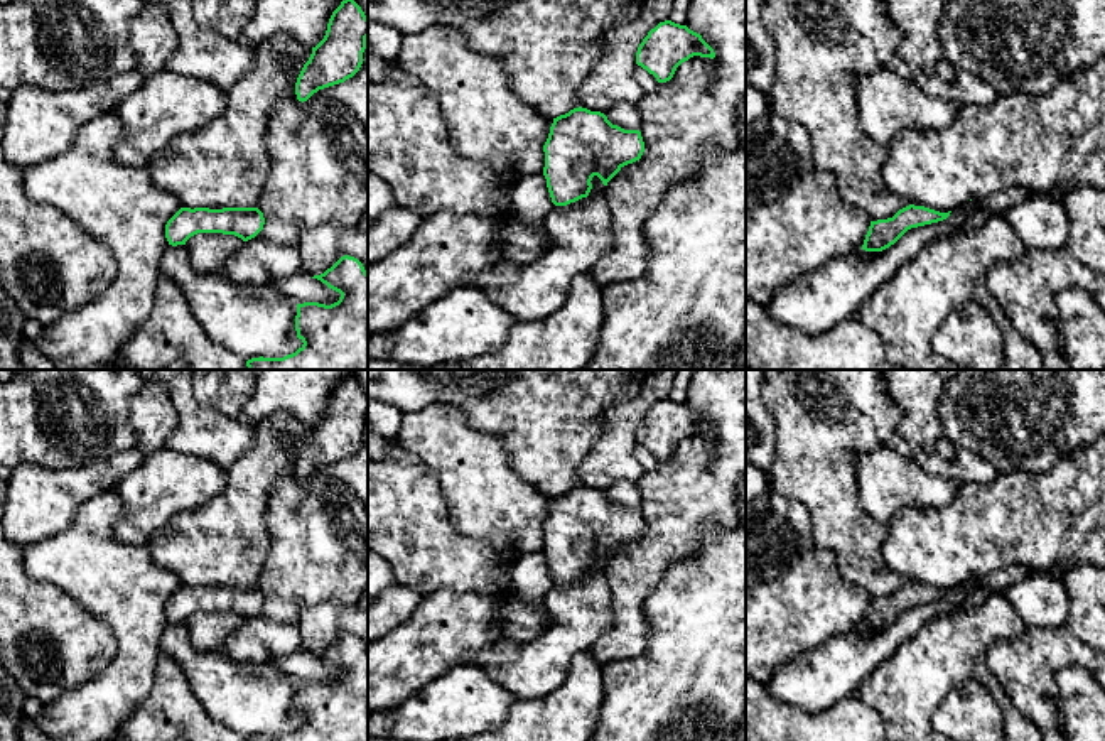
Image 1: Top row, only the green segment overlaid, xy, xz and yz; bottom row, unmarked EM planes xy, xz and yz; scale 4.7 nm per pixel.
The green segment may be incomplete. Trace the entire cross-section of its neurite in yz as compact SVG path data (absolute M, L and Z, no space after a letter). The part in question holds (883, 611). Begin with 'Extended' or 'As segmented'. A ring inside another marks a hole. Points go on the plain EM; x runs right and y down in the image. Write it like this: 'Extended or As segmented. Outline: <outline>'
As segmented. Outline: M909 582L892 596L871 599L862 628L882 630L894 623L908 608L943 599L950 594L924 584Z

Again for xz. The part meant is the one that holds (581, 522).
As segmented. Outline: M579 484L553 496L543 530L552 581L567 584L589 574L594 554L607 564L624 544L639 538L644 520L639 508L624 508L604 491Z

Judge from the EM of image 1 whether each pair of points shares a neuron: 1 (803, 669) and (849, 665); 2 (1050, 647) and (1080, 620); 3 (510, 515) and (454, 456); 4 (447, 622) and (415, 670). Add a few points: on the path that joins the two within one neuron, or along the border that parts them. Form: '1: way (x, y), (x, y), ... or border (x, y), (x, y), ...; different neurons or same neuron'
1: way (815, 669), (837, 667); same neuron
2: border (1067, 623), (1087, 645); different neurons
3: way (495, 502), (464, 471); same neuron
4: way (439, 633), (415, 659); same neuron

